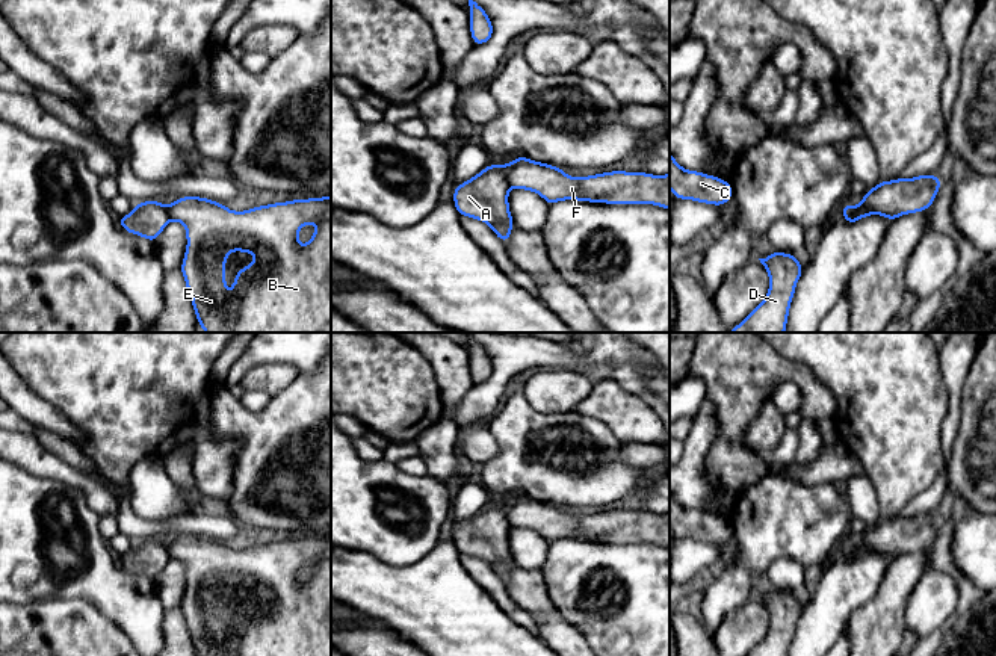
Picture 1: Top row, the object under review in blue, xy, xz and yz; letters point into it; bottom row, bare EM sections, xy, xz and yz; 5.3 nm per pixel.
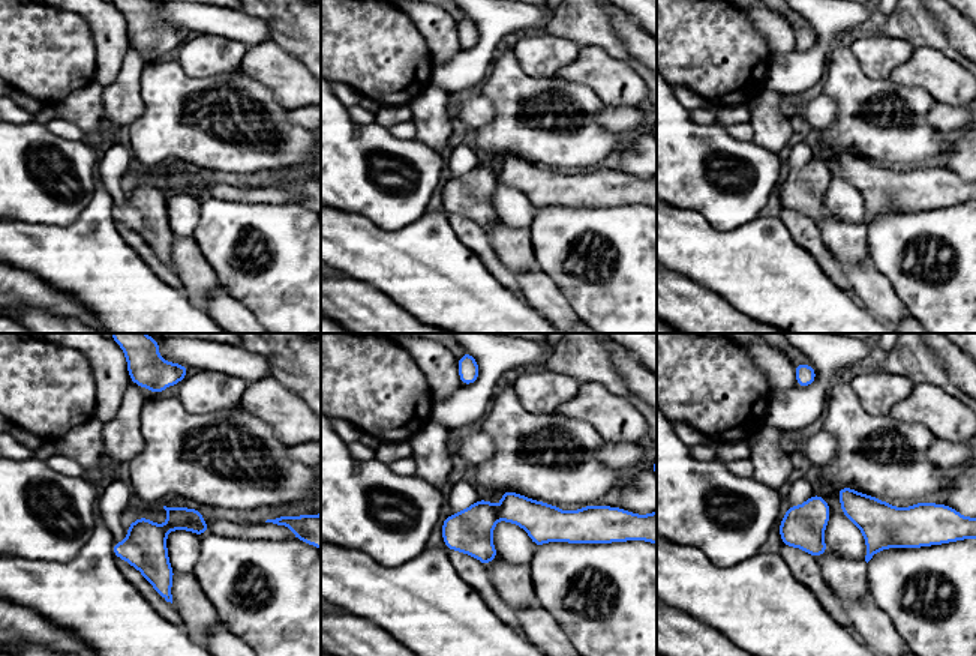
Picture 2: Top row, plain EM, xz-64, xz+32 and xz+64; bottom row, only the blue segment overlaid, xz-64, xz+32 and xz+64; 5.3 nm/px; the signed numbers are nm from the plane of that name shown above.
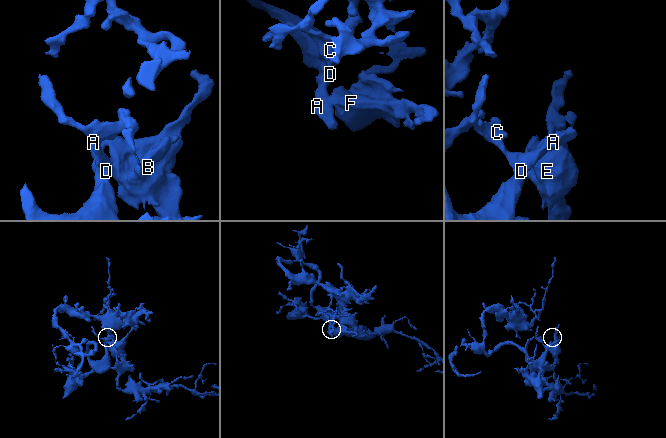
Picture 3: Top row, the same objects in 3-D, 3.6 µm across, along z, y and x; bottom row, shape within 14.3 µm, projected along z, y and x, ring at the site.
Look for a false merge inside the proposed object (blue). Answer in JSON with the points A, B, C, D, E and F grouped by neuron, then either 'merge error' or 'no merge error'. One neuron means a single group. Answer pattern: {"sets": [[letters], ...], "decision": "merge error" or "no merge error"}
{"sets": [["A", "B", "C", "D", "E", "F"]], "decision": "no merge error"}

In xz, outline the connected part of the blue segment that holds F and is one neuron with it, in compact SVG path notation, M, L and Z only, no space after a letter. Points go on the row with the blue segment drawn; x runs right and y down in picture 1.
M515 157L508 165L485 166L479 174L453 187L459 216L479 219L503 242L515 227L508 203L511 187L537 192L552 206L574 200L605 204L654 204L670 210L670 174L612 171L589 177L570 177L561 168Z

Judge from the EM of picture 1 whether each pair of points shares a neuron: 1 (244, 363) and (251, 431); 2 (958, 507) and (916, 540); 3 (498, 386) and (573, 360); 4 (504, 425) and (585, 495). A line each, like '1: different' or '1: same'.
1: different
2: same
3: same
4: same

